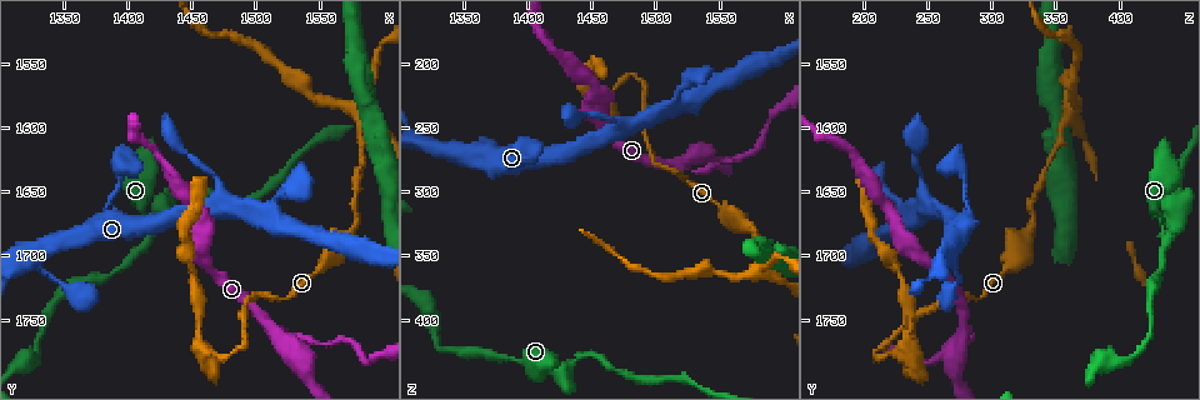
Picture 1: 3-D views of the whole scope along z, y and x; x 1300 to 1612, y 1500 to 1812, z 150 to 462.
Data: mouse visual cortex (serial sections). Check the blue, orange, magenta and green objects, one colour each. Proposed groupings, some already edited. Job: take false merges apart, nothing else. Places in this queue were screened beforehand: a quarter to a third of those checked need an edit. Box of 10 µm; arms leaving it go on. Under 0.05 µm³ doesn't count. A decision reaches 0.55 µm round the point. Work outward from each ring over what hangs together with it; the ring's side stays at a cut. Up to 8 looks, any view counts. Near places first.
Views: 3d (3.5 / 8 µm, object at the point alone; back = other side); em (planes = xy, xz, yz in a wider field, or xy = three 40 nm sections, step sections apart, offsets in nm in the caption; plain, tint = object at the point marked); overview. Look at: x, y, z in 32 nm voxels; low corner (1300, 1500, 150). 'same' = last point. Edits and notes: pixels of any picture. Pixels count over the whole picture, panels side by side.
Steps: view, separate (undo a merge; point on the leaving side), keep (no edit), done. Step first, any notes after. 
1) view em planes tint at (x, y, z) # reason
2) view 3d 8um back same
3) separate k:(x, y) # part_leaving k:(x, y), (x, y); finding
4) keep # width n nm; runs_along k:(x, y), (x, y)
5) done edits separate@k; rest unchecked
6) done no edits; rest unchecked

view 3d 3.5um at (1416, 1684, 436) # four arms meet

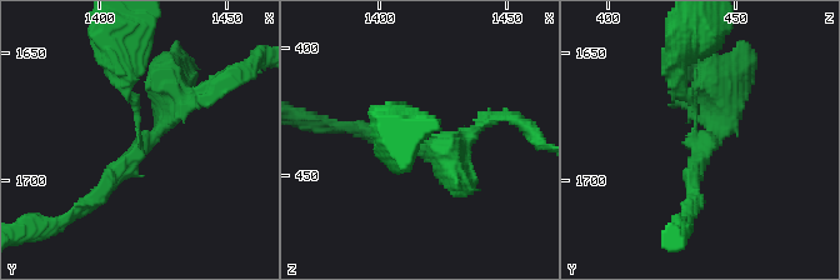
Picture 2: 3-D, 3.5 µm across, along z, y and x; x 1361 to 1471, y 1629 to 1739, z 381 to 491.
view em planes tint at (1418, 1682, 437) # arms 4; arm_widths 200, 200, 300, 400 nm; need the tissue

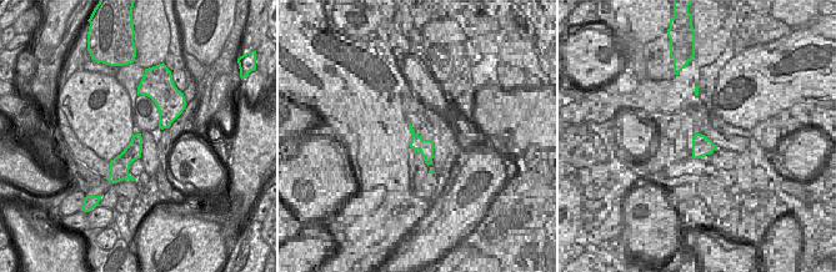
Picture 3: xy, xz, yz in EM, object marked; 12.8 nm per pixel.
keep # runs_along 2:(121, 66), (144, 135), (194, 100); all the same cell

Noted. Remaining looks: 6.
view 3d 3.5um back at (1576, 1584, 364) # sharp bend

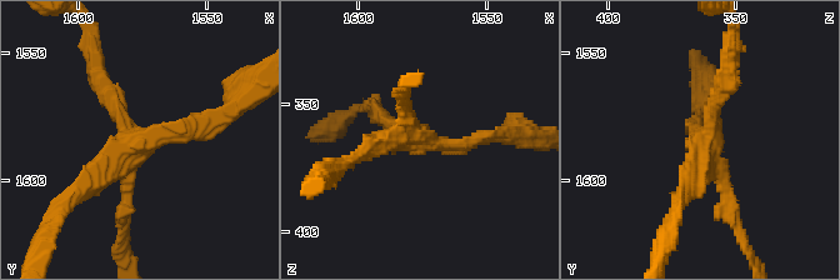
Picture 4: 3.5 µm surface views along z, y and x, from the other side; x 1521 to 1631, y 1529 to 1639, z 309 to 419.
separate 4:(95, 176) # part_leaving 4:(130, 160), (230, 110); two cells meet here

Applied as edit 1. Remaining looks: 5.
view 3d 3.5um back at (1518, 1760, 280) # side arm on a straight run

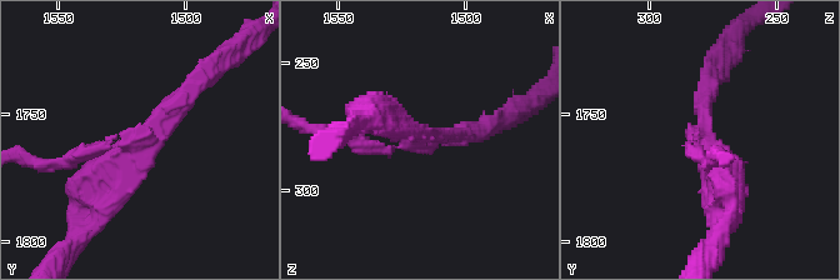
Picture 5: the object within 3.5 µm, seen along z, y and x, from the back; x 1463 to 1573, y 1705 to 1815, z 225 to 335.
view em planes tint at (1518, 1761, 279) # arms 3; arm_widths 150, 250, 450 nm; need the tissue

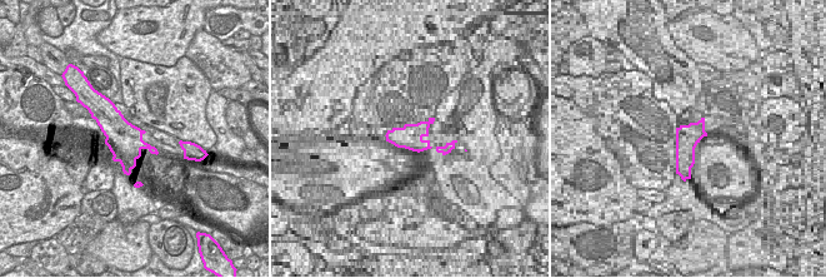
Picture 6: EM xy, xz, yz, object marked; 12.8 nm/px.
separate 5:(81, 153) # part_leaving 5:(131, 140), (35, 163); a second cell is stuck on

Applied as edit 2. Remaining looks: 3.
view 3d 3.5um at (1480, 1774, 208)

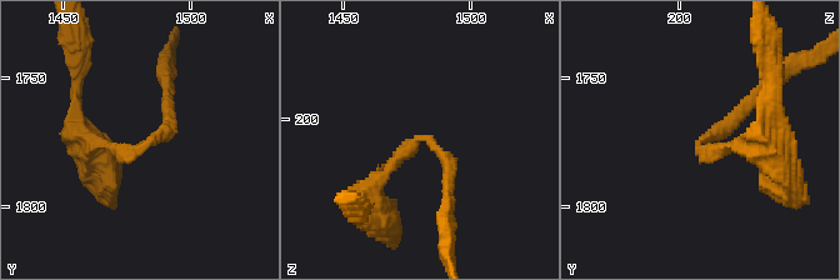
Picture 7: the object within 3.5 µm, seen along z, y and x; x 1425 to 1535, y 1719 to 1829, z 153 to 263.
view em xy step 3 tint at (1481, 1776, 208) # arm_widths 150, 150 nm

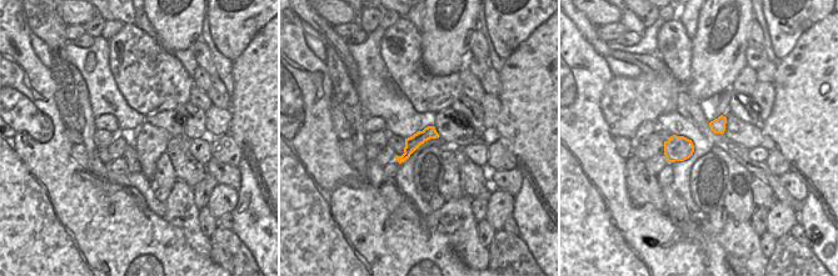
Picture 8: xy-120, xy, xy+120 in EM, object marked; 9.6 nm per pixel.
keep # runs_along 7:(754, 96), (700, 143), (754, 139); one cell here

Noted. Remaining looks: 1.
done edits separate@4, separate@5; rest unchecked

